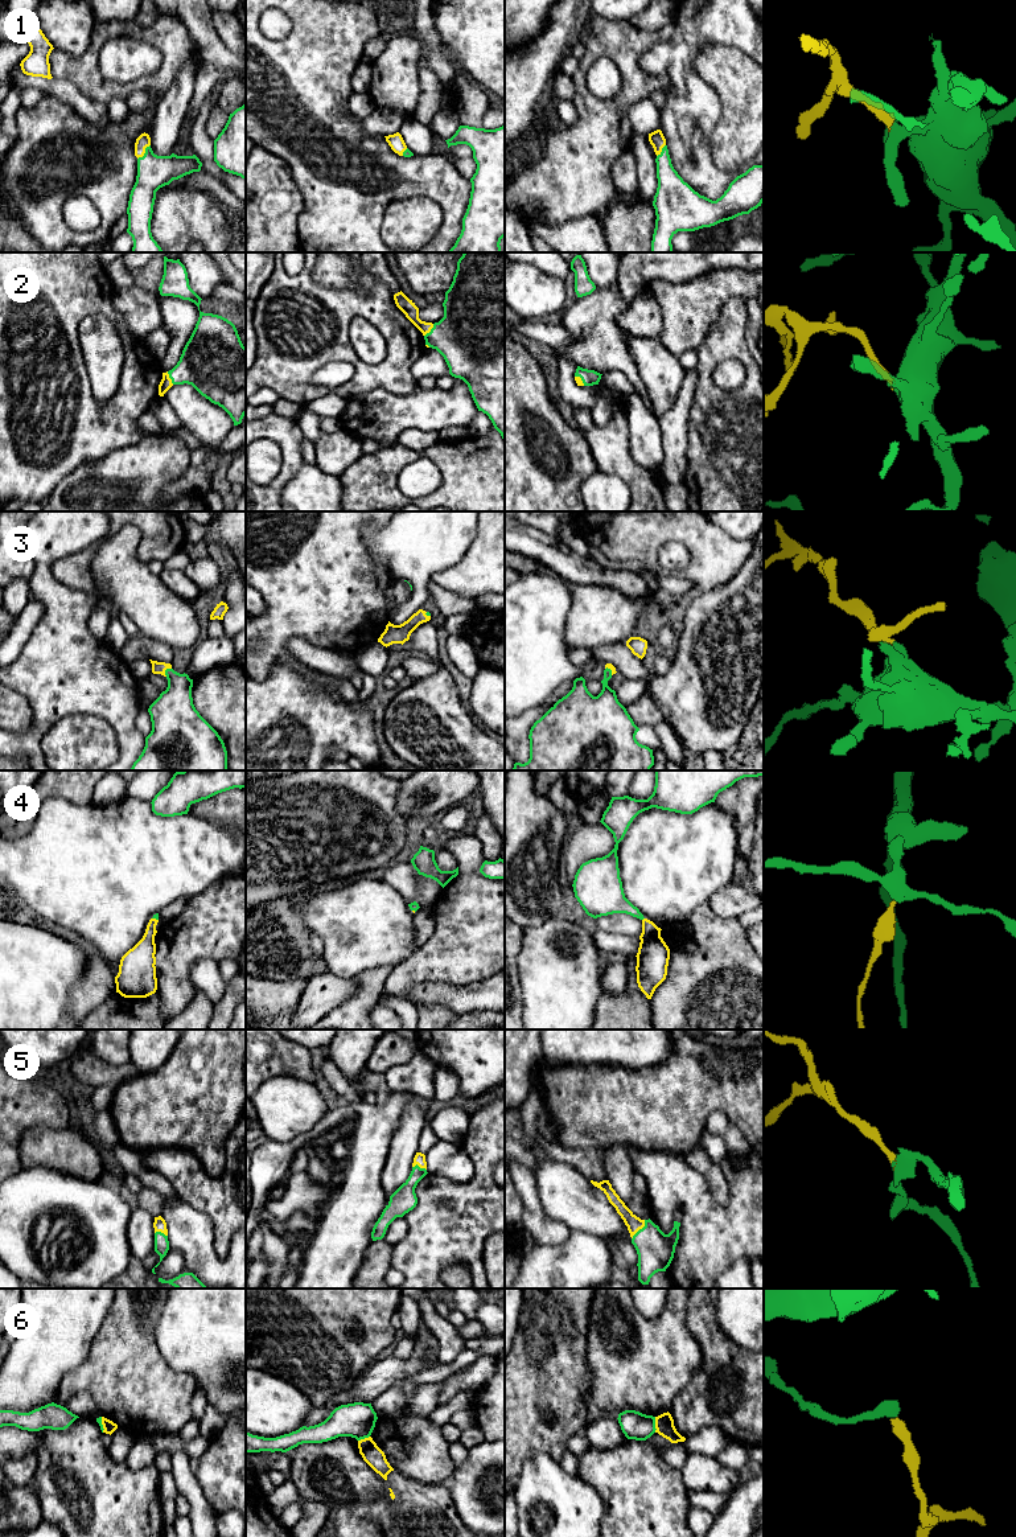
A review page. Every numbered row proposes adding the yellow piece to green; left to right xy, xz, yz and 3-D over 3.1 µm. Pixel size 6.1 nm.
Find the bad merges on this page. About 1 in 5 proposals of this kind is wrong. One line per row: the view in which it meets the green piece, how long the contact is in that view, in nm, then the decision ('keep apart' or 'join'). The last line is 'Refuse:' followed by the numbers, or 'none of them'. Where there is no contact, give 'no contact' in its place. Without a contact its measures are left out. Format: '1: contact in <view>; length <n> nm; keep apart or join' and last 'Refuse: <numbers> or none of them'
1: contact in xy; length 120 nm; join
2: contact in xz; length 100 nm; join
3: contact in xy; length 70 nm; join
4: contact in xy; length 40 nm; join
5: contact in yz; length 150 nm; join
6: contact in yz; length 100 nm; keep apart
Refuse: 6

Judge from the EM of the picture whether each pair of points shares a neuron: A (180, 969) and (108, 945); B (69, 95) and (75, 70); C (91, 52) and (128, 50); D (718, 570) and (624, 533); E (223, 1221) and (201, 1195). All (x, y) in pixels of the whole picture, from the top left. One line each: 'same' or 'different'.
A: different
B: different
C: different
D: same
E: same

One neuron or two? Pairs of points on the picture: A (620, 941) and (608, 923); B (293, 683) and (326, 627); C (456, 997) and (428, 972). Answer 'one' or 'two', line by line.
A: two
B: two
C: two

